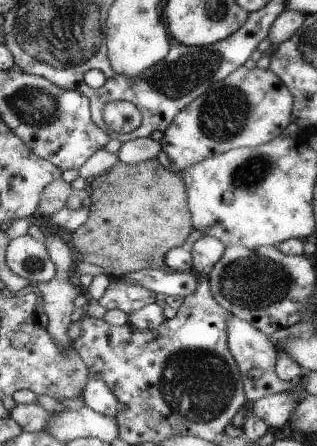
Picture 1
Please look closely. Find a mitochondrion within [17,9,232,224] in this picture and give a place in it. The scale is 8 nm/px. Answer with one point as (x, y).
(175, 78)

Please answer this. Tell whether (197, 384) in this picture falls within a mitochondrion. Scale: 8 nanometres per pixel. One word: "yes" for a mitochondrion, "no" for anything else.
yes

